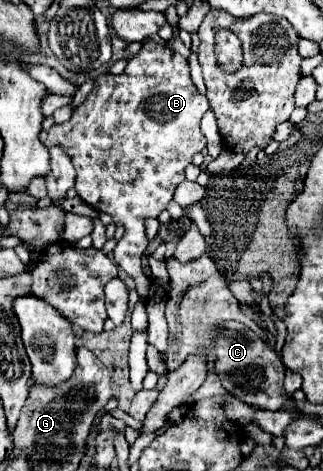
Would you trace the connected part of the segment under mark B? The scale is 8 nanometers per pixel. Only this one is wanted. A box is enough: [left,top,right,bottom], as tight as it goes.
[39,40,209,298]

